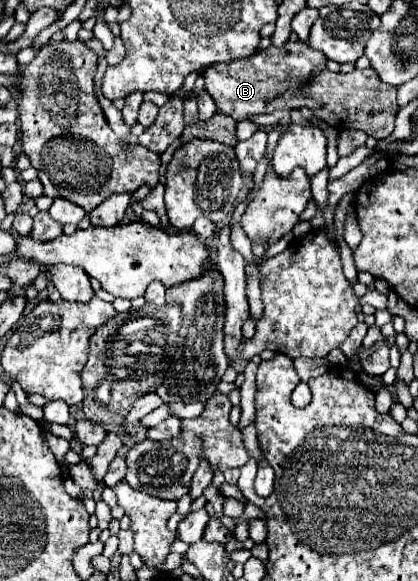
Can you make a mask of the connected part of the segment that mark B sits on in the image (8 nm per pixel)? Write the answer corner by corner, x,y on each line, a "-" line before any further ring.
286,42
282,48
270,46
250,58
208,66
204,70
204,80
218,110
236,120
244,120
248,114
264,114
268,100
280,96
288,88
300,88
302,83
324,68
326,56
322,52
312,50
306,42

